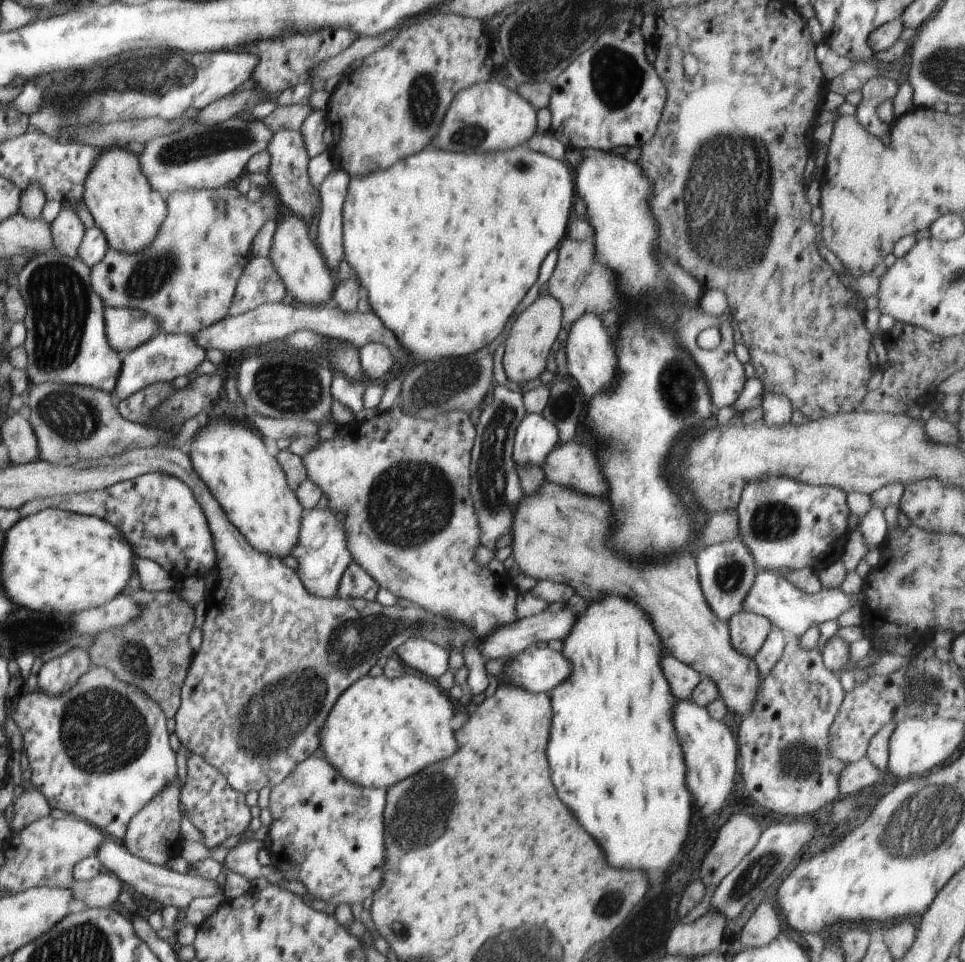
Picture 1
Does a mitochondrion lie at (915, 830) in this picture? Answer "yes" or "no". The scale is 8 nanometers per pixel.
yes

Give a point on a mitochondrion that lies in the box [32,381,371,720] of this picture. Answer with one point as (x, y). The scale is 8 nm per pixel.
(74, 416)

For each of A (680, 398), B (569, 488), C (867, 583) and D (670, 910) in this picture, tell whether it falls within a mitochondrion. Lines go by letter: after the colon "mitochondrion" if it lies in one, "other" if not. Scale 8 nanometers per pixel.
A: mitochondrion
B: other
C: other
D: other

